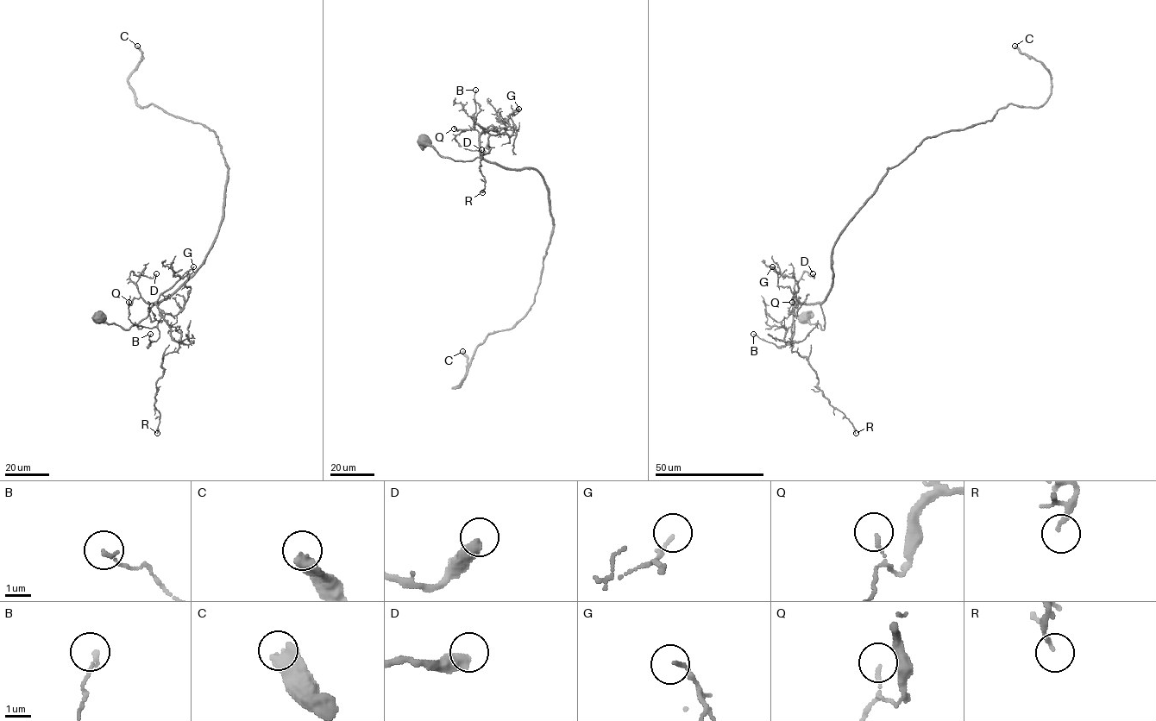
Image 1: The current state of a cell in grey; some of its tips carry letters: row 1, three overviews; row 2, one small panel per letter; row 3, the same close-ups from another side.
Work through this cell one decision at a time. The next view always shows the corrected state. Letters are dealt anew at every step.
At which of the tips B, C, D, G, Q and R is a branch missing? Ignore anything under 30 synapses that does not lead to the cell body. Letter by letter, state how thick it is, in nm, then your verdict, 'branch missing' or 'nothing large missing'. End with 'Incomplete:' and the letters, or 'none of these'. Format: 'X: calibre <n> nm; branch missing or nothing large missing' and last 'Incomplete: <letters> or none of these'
B: calibre 140 nm; nothing large missing
C: calibre 440 nm; branch missing
D: calibre 480 nm; nothing large missing
G: calibre 100 nm; nothing large missing
Q: calibre 100 nm; nothing large missing
R: calibre 150 nm; nothing large missing
Incomplete: C

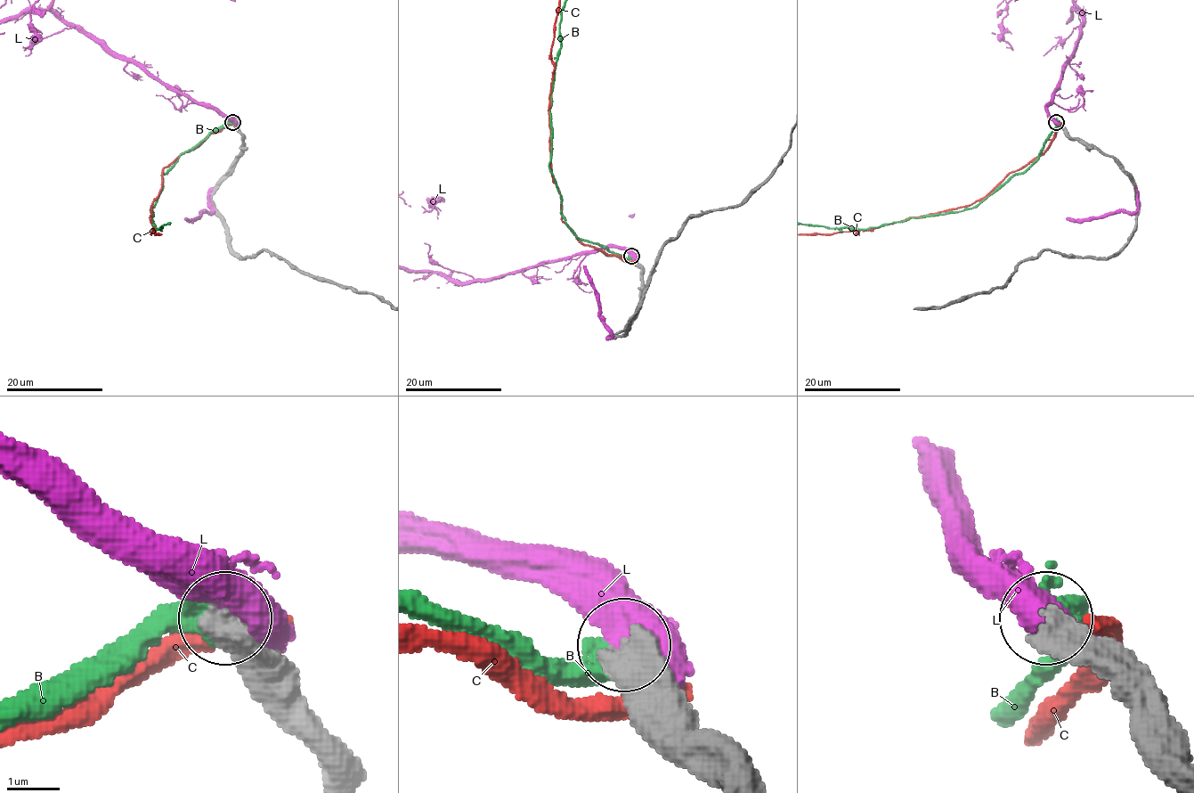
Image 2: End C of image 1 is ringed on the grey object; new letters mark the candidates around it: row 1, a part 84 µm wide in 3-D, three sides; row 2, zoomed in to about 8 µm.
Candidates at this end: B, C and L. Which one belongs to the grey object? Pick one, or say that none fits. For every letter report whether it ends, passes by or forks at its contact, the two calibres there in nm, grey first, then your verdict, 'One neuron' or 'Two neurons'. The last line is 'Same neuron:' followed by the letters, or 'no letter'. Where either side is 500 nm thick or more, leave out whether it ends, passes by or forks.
B: Thickness 650 nm (grey) against 320 nm. Two neurons
C: Thickness 440 nm (grey) against 500 nm. Two neurons
L: Thickness 750 nm (grey) against 800 nm. Two neurons
Same neuron: no letter

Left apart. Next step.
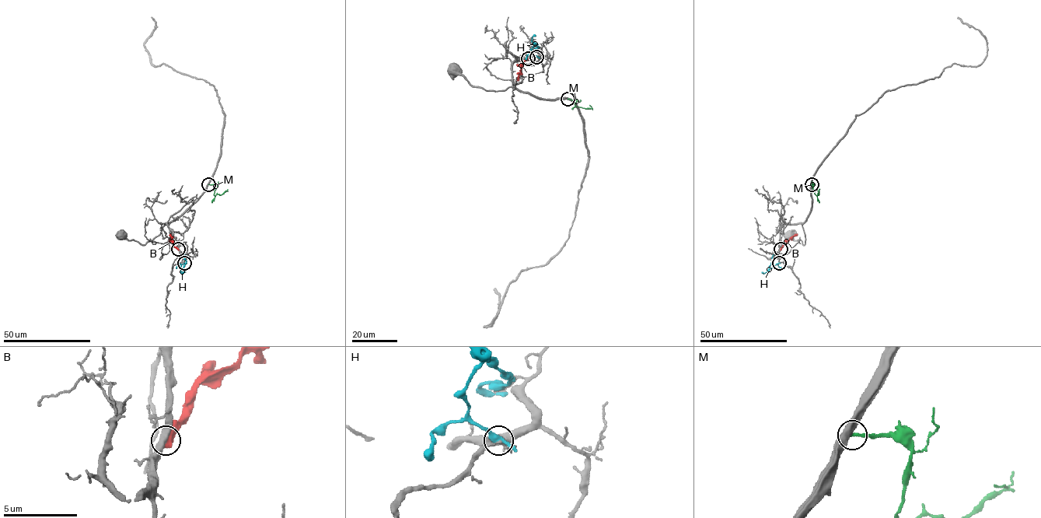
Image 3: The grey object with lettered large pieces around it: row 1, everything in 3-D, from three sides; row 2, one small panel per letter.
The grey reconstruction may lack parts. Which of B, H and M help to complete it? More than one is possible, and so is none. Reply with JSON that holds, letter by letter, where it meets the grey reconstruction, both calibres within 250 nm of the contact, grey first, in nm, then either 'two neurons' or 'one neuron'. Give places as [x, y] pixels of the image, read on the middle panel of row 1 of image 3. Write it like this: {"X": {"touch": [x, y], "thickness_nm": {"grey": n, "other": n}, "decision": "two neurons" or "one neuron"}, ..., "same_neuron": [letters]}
{"B": {"touch": [528, 58], "thickness_nm": {"grey": 440, "other": 600}, "decision": "two neurons"}, "H": {"touch": [536, 57], "thickness_nm": {"grey": 170, "other": 320}, "decision": "two neurons"}, "M": {"touch": [567, 99], "thickness_nm": {"grey": 500, "other": 240}, "decision": "two neurons"}, "same_neuron": []}

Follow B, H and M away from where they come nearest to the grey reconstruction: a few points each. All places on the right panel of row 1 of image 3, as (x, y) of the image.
B: (780, 249), (786, 241), (797, 233)
H: (779, 263), (769, 267), (773, 255)
M: (811, 184), (816, 195), (819, 194), (816, 190)

